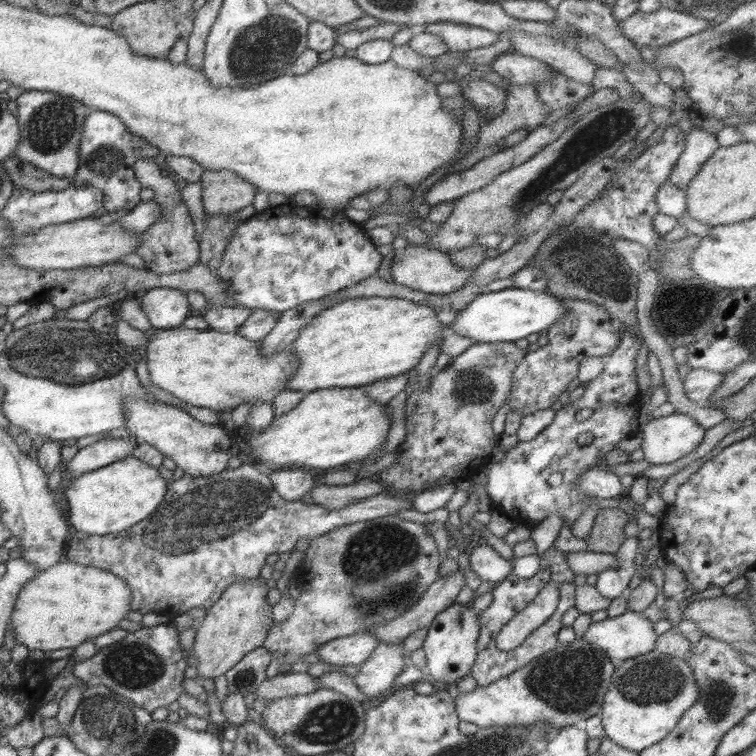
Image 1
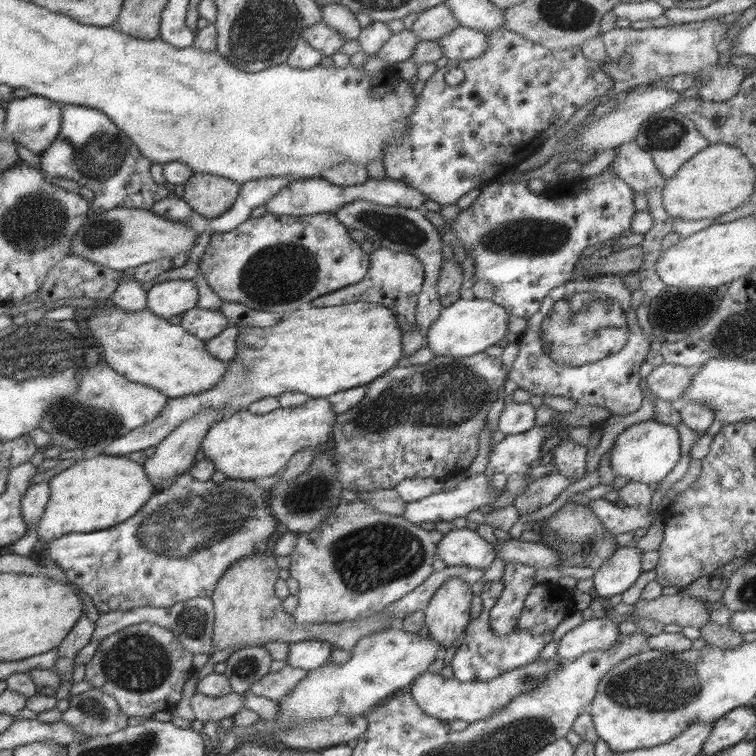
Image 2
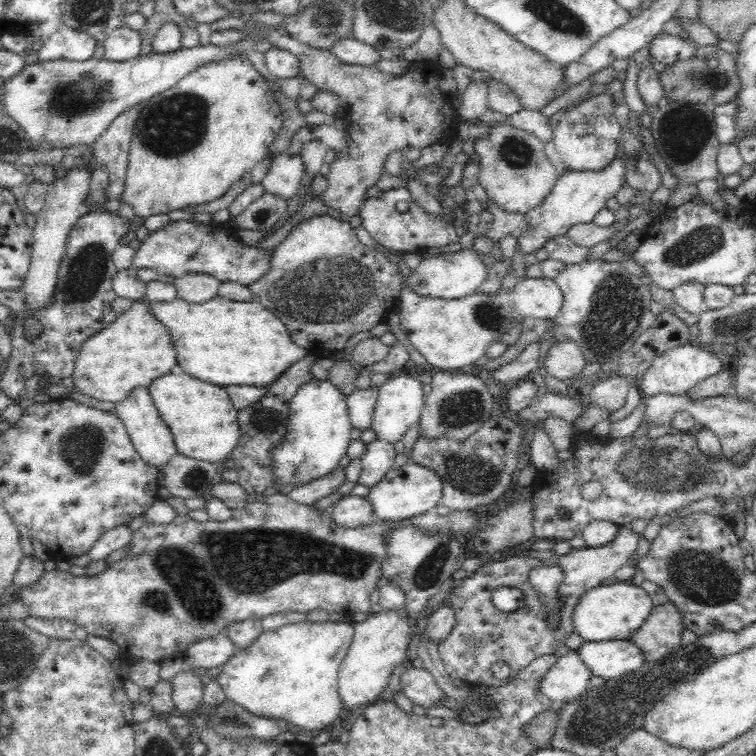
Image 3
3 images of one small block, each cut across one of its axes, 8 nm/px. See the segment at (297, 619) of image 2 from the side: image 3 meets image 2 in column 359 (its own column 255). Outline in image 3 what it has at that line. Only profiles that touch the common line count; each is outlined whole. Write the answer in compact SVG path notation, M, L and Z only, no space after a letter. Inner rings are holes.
M286 493L280 494L274 494L274 496L271 499L257 499L253 498L250 503L242 509L233 509L233 518L230 518L228 521L225 522L216 522L214 520L206 520L206 522L196 522L196 520L192 520L189 515L179 515L173 522L168 522L168 524L157 524L156 522L148 522L145 521L142 526L140 526L139 530L133 531L132 538L130 542L128 542L127 547L128 547L128 554L124 554L120 560L116 560L116 562L112 562L112 564L108 565L106 570L104 572L100 572L100 574L96 574L96 576L72 576L72 574L69 574L67 572L62 572L62 570L50 570L50 572L44 572L42 576L38 577L35 582L34 582L34 588L30 588L30 590L24 590L24 592L18 592L16 593L17 597L22 599L24 601L24 605L28 605L28 609L30 609L30 615L32 616L38 616L38 617L44 617L44 618L52 618L52 617L60 617L64 618L65 620L70 620L71 622L74 622L75 624L80 624L80 626L84 626L86 628L86 631L89 634L94 634L95 636L102 636L104 638L108 638L109 640L114 640L116 642L119 642L120 647L122 647L122 650L126 650L126 656L130 658L130 660L138 661L138 660L148 660L148 661L160 661L162 658L169 657L170 655L176 653L176 652L182 652L188 645L191 645L192 642L198 642L199 640L202 640L204 638L212 638L214 636L217 636L219 633L223 633L225 629L230 626L230 624L234 624L236 621L244 621L247 619L261 619L263 616L272 614L272 613L279 613L279 612L284 612L285 610L291 610L291 611L298 611L301 613L307 613L308 611L311 610L316 610L316 609L326 609L327 611L331 612L340 612L343 611L347 615L353 616L356 612L367 612L370 610L370 593L377 588L376 582L380 578L380 566L382 566L382 562L386 560L386 548L385 548L385 543L384 543L384 536L392 530L392 528L396 528L396 526L402 526L402 524L406 524L406 522L409 522L411 526L420 526L425 532L431 532L431 534L434 534L434 532L440 532L441 534L457 534L457 532L460 534L462 533L463 535L466 535L469 532L472 532L472 530L476 529L478 532L478 528L476 528L476 523L478 522L478 518L476 518L475 512L470 511L452 511L450 512L448 516L439 516L437 515L434 511L431 511L429 513L424 513L422 516L418 516L416 518L412 518L412 520L406 520L402 522L377 522L374 525L369 525L366 527L359 527L359 528L354 528L354 529L346 529L344 527L336 527L334 525L334 521L332 521L332 515L330 515L329 510L313 510L312 506L308 505L300 505L292 499L288 499L288 496L286 496Z

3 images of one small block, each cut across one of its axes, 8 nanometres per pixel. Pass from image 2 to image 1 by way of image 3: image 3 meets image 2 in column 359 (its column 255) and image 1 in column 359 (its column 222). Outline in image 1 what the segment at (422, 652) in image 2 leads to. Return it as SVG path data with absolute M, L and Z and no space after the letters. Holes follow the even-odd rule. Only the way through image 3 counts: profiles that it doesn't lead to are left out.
M402 643L375 645L353 676L359 692L373 697L388 694L393 689L393 680L409 665L404 661L405 654Z

